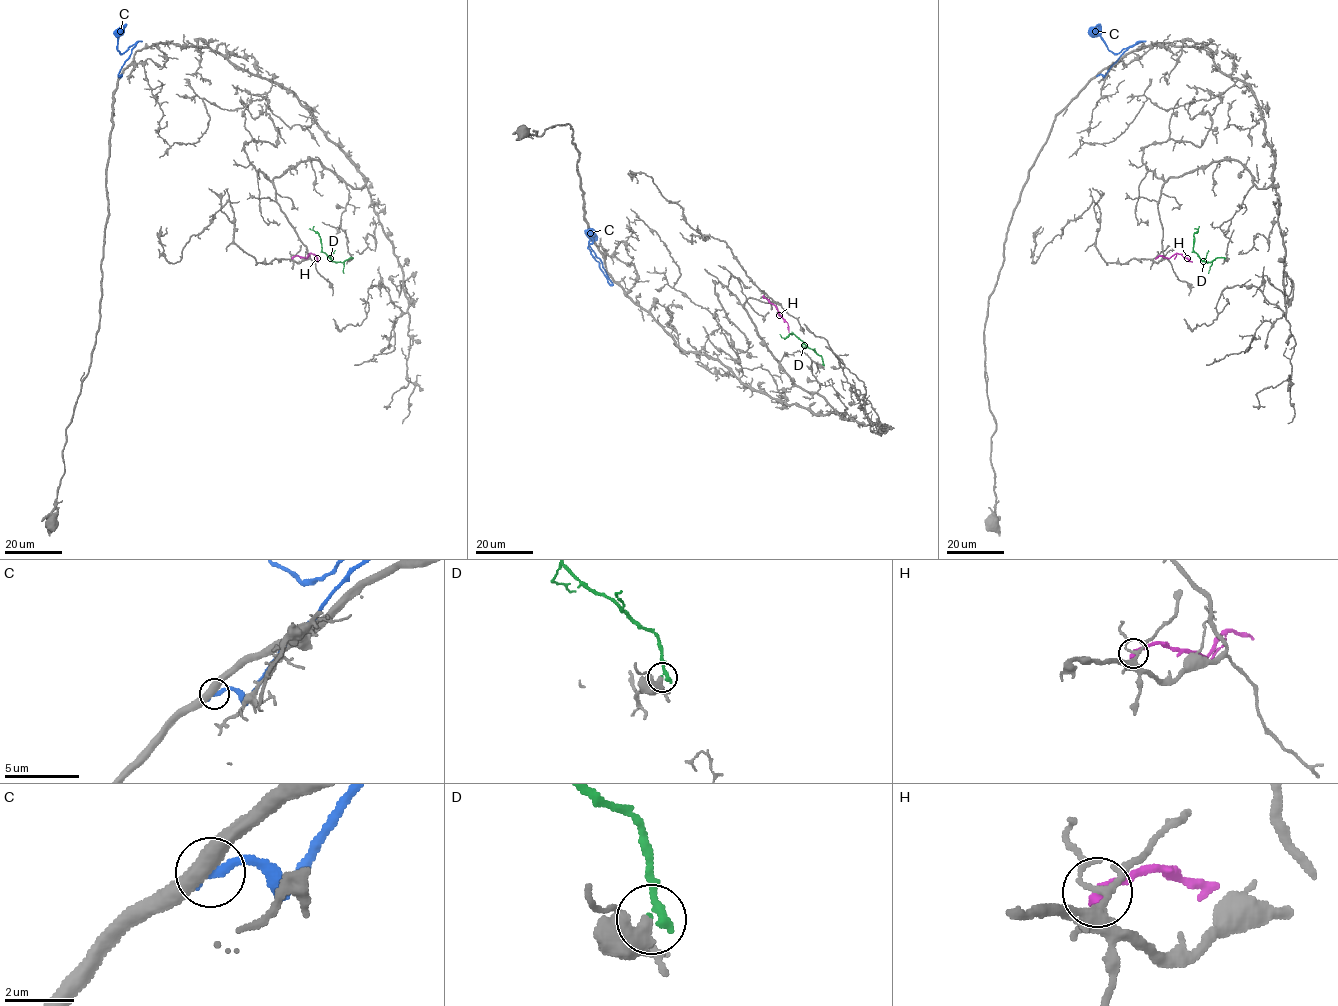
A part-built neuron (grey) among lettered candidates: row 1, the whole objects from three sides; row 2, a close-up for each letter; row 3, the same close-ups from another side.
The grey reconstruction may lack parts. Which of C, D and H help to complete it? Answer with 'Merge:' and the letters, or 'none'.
Merge: none

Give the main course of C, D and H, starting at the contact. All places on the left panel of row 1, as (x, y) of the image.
C: (121, 75), (120, 68), (134, 47), (134, 44), (123, 53), (117, 49), (117, 38), (126, 24)
D: (352, 259), (333, 261), (321, 250), (319, 234), (309, 228)
H: (292, 257), (305, 258), (314, 254), (317, 262)

